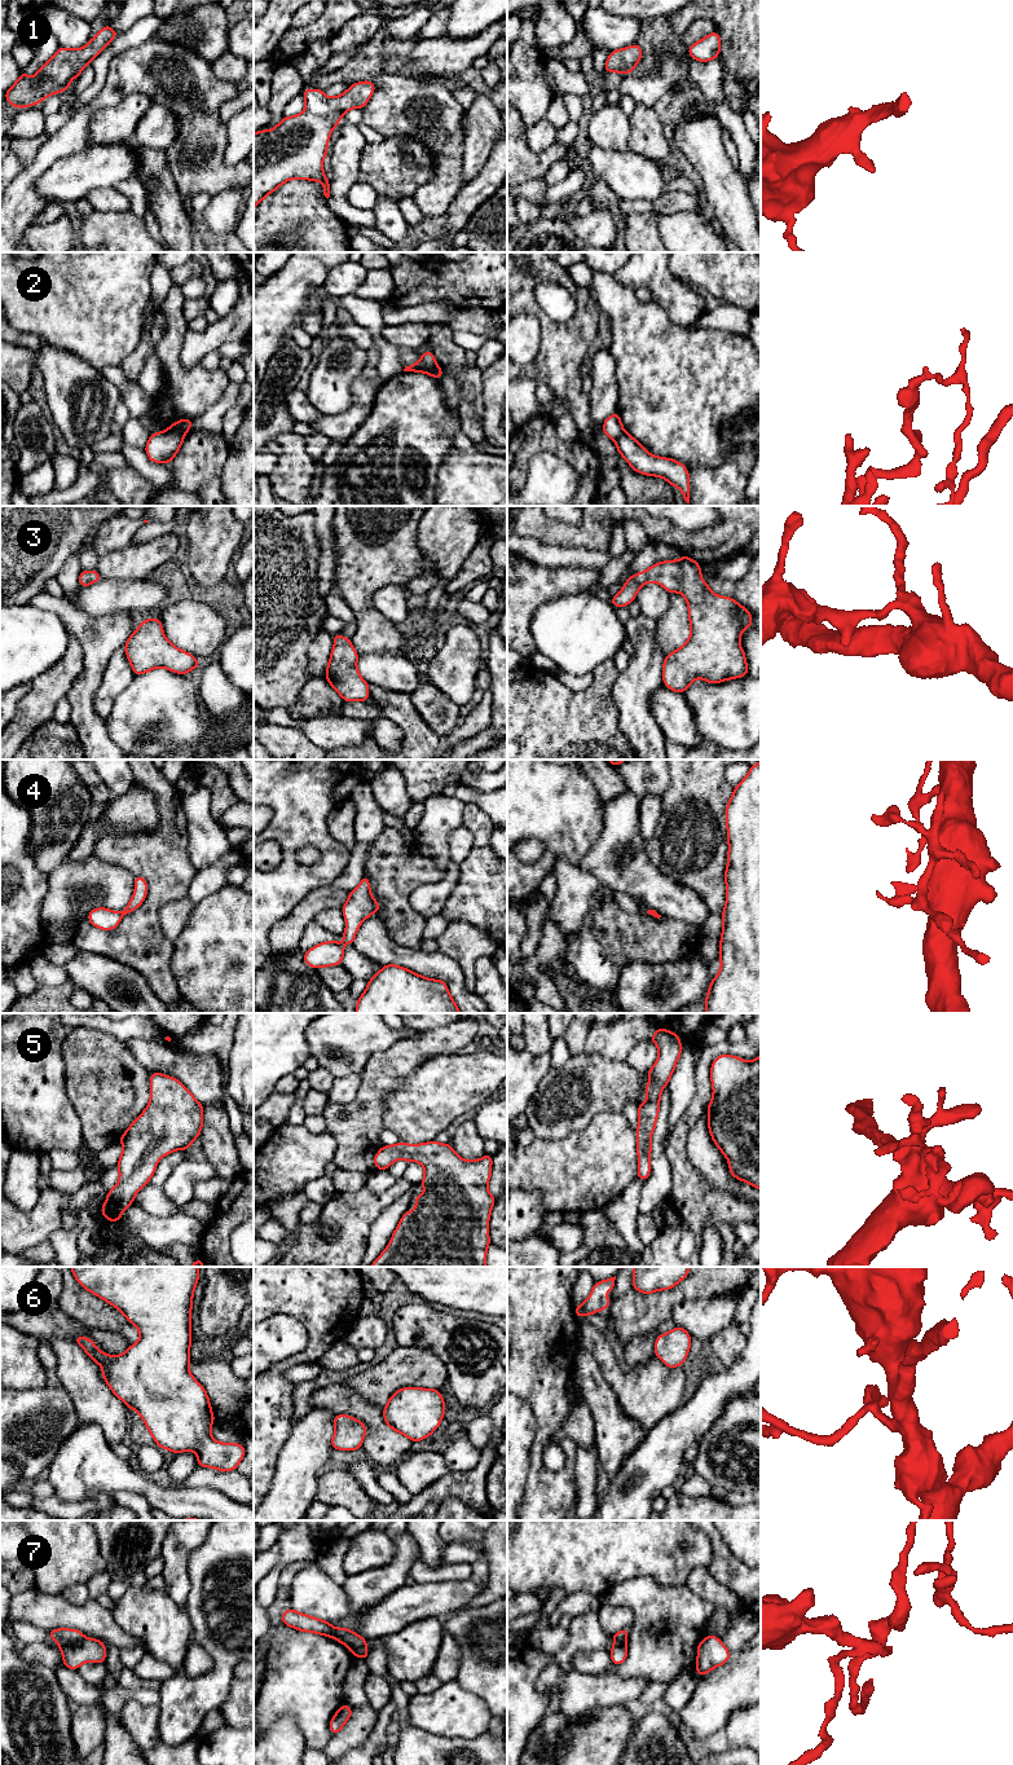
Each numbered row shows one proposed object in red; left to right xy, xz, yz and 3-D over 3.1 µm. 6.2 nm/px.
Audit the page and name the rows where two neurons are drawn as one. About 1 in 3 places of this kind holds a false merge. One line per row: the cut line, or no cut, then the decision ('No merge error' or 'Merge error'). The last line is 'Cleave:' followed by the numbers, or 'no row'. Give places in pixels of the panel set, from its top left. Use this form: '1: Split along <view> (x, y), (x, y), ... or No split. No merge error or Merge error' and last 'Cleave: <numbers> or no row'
1: No split. No merge error
2: Split along xz (421, 359), (428, 365), (437, 366). Merge error
3: No split. No merge error
4: Split along xz (374, 902), (377, 910). Merge error
5: No split. No merge error
6: No split. No merge error
7: Split along xy (86, 1637), (61, 1650). Merge error
Cleave: 2, 4, 7

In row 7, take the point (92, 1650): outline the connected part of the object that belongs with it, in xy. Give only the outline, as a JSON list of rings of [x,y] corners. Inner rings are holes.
[[[84,1638],[74,1646],[67,1646],[62,1652],[63,1667],[70,1669],[78,1669],[82,1664],[91,1663],[105,1663],[106,1647],[105,1642],[96,1638]]]

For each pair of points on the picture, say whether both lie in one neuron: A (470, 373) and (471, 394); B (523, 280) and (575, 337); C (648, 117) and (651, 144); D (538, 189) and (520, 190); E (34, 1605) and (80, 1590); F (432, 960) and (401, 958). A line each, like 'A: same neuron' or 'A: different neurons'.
A: same neuron
B: same neuron
C: same neuron
D: same neuron
E: different neurons
F: same neuron

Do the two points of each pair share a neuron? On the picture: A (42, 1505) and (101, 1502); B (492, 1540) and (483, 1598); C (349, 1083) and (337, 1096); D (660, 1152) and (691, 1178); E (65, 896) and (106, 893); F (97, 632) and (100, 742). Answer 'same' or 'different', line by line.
A: same
B: same
C: same
D: different
E: same
F: same

